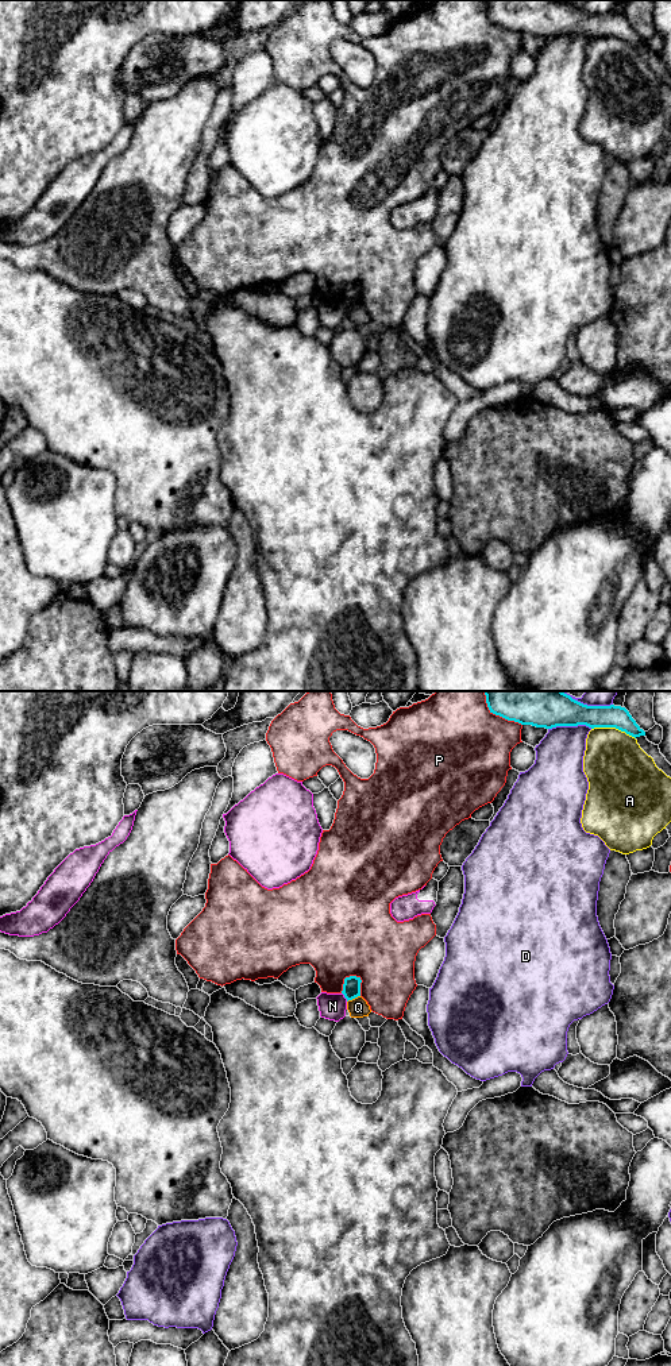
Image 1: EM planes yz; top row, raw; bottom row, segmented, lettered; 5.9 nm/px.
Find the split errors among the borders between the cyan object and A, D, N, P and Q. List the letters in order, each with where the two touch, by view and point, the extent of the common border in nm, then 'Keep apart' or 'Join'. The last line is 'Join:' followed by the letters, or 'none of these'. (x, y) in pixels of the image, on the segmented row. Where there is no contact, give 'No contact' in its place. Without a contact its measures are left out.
A: Touches cyan at yz (613, 726). Shared border 280 nm. Keep apart
D: Touches cyan at yz (570, 725). Shared border 260 nm. Keep apart
N: Touches cyan at yz (344, 996). Shared border 70 nm. Keep apart
P: Touches cyan at yz (346, 977). Shared border 160 nm. Keep apart
Q: Touches cyan at yz (353, 998). Shared border 90 nm. Keep apart
Join: none of these

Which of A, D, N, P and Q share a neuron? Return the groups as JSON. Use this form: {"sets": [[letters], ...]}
{"sets": [["A"], ["D"], ["N"], ["P"], ["Q"]]}

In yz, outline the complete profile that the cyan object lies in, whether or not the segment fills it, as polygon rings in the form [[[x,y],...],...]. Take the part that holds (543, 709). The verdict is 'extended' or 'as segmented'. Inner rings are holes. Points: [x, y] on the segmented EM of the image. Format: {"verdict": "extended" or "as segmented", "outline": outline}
{"verdict": "as segmented", "outline": [[[485,691],[490,713],[508,721],[536,728],[586,725],[616,728],[632,737],[645,736],[621,706],[587,706],[563,691]]]}

